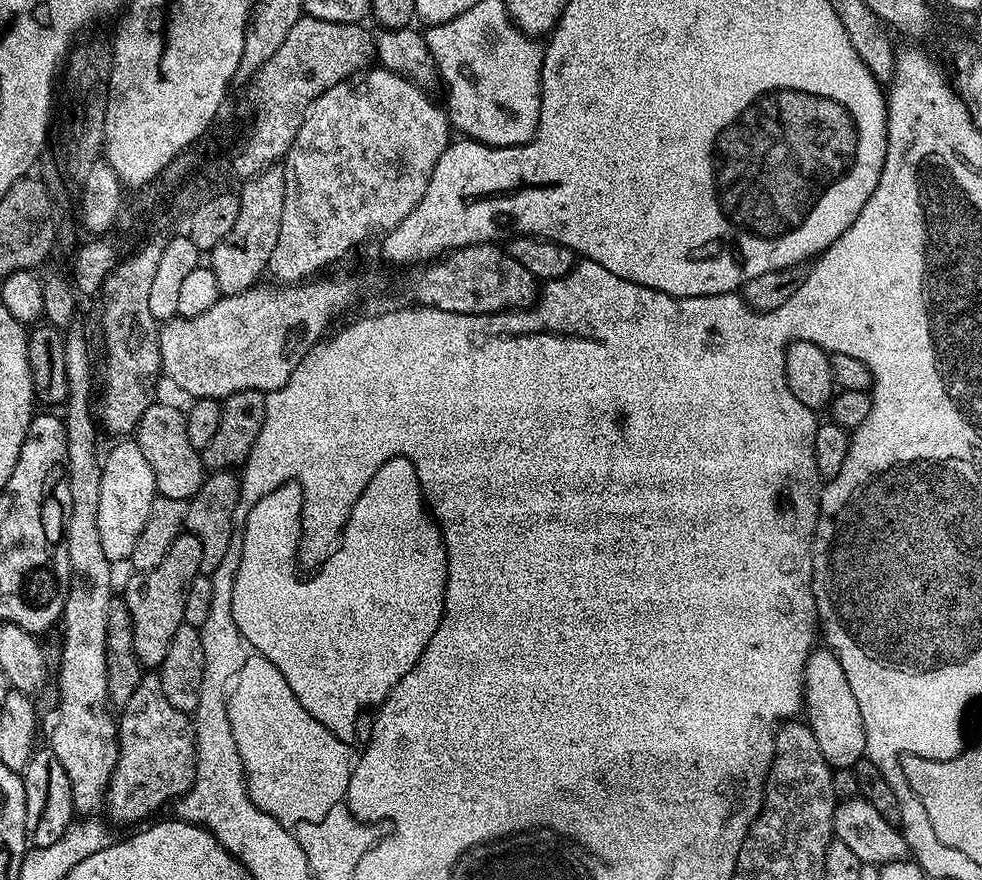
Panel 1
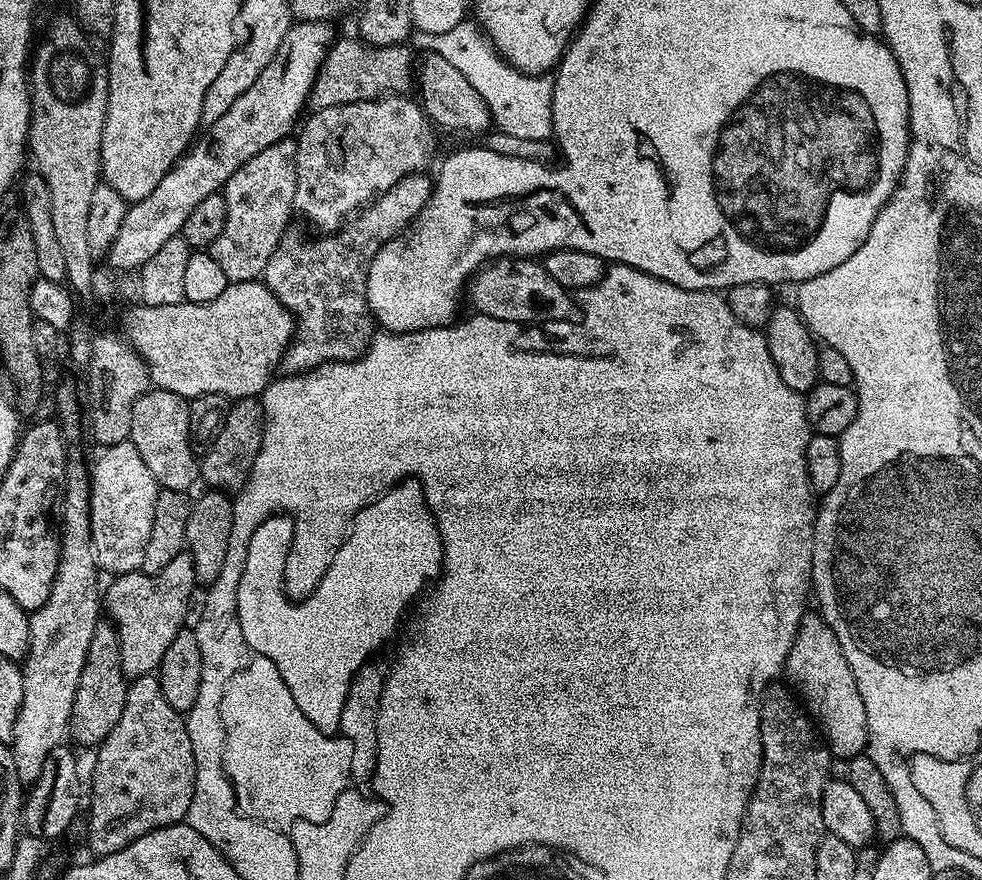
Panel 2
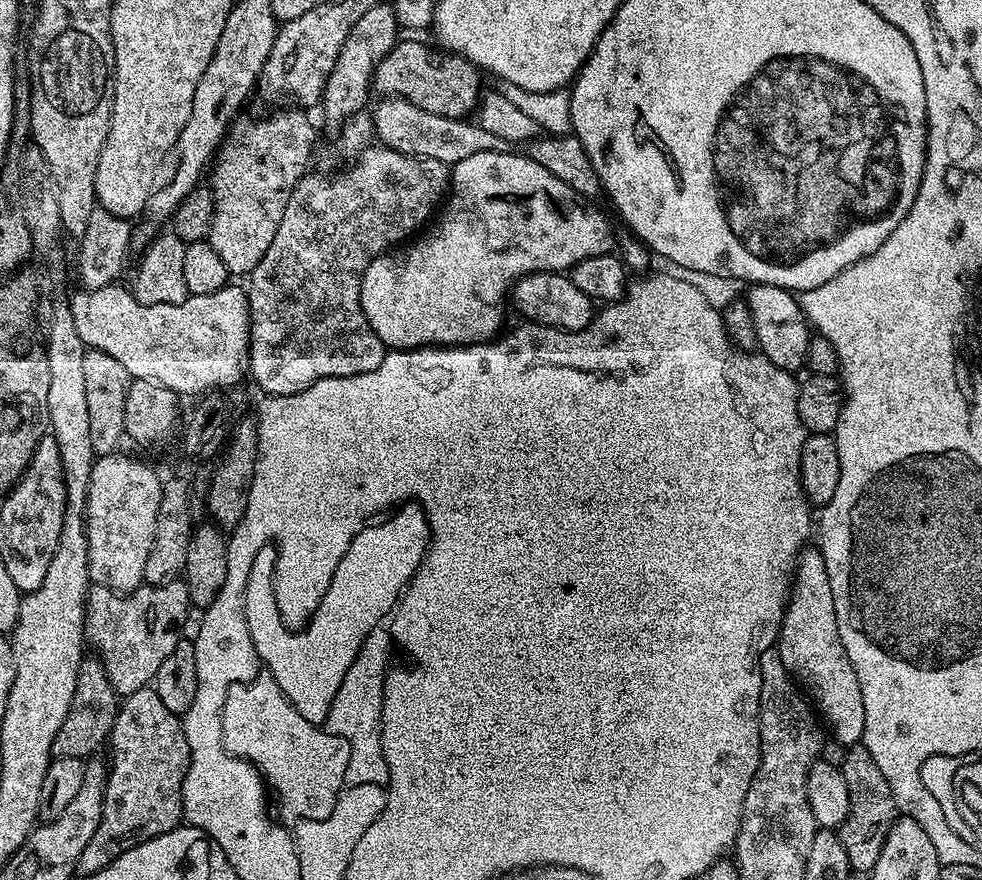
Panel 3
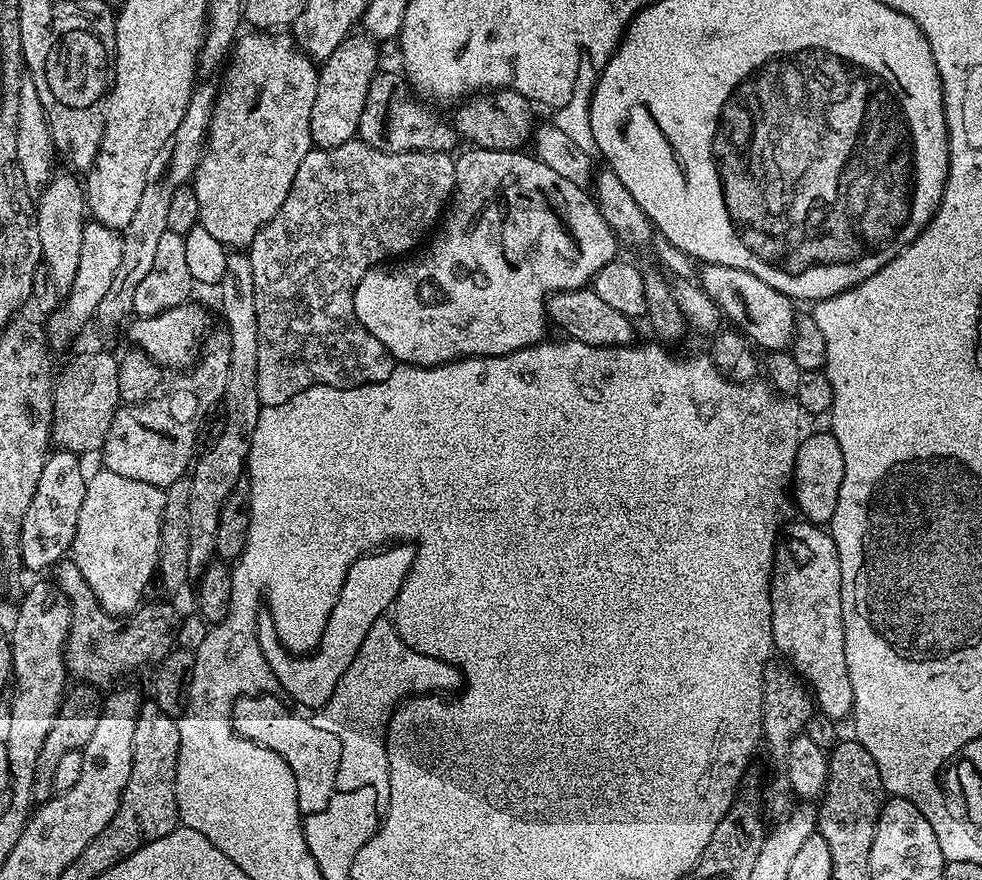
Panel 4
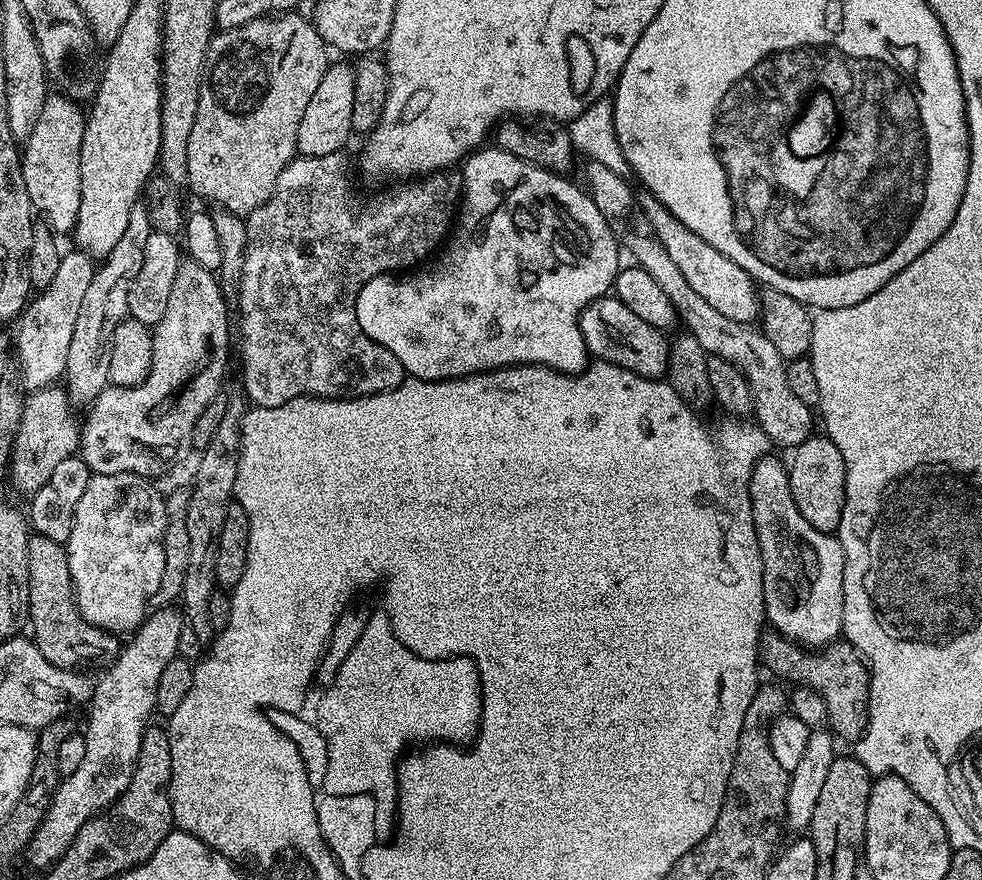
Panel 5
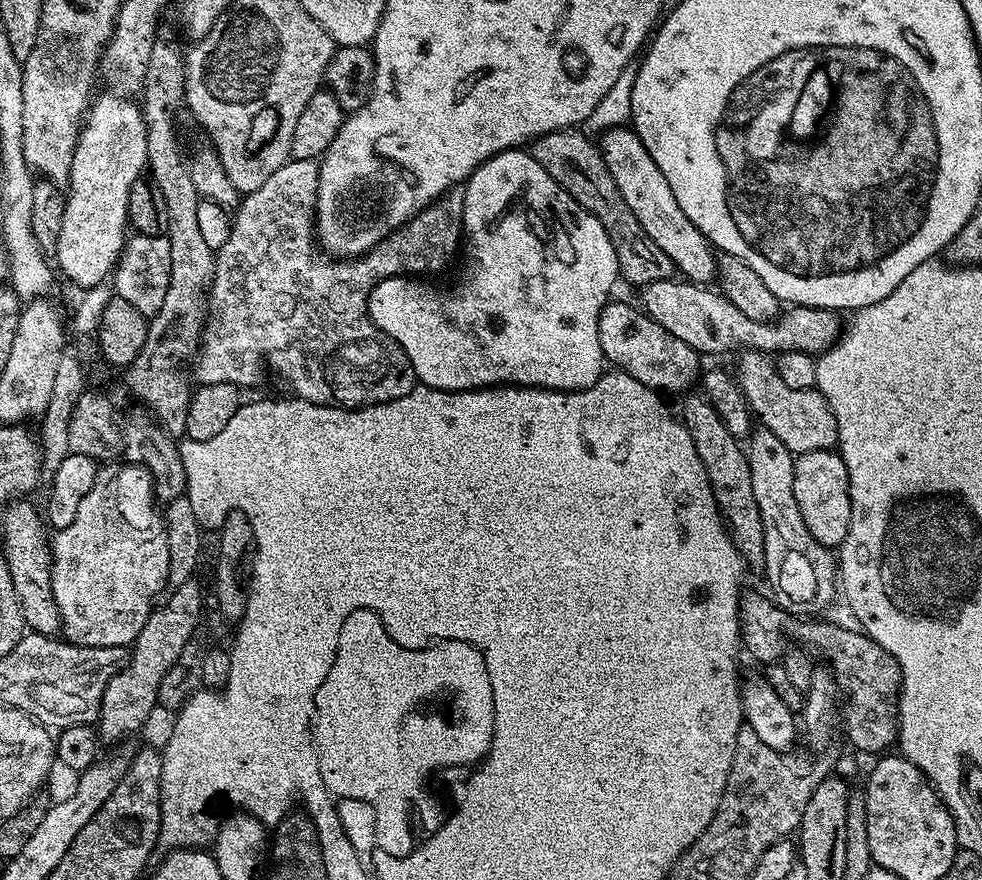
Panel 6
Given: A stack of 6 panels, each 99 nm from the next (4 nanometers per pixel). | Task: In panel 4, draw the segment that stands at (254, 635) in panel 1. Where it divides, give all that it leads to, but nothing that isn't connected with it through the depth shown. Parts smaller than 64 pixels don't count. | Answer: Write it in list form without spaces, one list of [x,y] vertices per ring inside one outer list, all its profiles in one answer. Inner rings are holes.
[[[397,542],[358,558],[346,574],[338,602],[334,602],[334,610],[330,610],[330,618],[319,646],[308,655],[288,652],[272,625],[272,613],[267,610],[257,611],[258,646],[262,646],[262,654],[270,666],[273,681],[294,703],[309,710],[317,710],[334,694],[339,678],[346,674],[350,662],[354,662],[354,654],[362,650],[362,642],[366,642],[370,626],[374,626],[374,622],[378,622],[392,608],[415,557],[416,549],[413,545]]]

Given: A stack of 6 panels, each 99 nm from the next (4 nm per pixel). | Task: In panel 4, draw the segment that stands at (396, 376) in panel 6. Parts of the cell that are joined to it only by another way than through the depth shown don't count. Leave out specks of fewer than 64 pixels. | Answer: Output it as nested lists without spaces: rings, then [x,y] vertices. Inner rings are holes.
[[[357,138],[337,148],[316,148],[308,152],[306,158],[302,158],[302,162],[298,166],[298,174],[294,174],[294,186],[290,186],[290,194],[286,194],[286,202],[282,202],[278,214],[274,214],[274,218],[270,218],[270,222],[266,222],[266,226],[258,229],[256,237],[252,239],[246,252],[254,270],[254,299],[258,324],[257,388],[258,398],[264,406],[278,406],[279,403],[286,402],[294,395],[301,394],[302,390],[306,390],[308,387],[352,388],[363,384],[382,382],[386,378],[390,378],[394,367],[392,355],[388,353],[386,346],[382,346],[382,342],[378,342],[378,338],[374,338],[374,334],[370,334],[366,330],[366,326],[362,326],[362,322],[354,310],[354,294],[358,290],[362,278],[372,268],[411,253],[413,251],[411,248],[420,239],[423,241],[437,227],[455,190],[456,160],[446,152],[383,152],[374,150],[369,144]]]

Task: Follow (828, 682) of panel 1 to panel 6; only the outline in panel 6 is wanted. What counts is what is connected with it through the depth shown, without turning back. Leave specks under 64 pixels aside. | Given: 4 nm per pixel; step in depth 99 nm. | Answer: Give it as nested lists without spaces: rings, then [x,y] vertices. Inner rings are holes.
[[[760,426],[747,437],[746,451],[750,462],[750,483],[754,486],[754,498],[760,507],[764,519],[764,567],[763,575],[768,575],[770,595],[783,612],[796,618],[808,618],[811,612],[820,612],[835,596],[838,596],[838,560],[833,549],[822,546],[806,530],[802,522],[802,510],[798,510],[798,501],[794,499],[794,454],[768,428]]]

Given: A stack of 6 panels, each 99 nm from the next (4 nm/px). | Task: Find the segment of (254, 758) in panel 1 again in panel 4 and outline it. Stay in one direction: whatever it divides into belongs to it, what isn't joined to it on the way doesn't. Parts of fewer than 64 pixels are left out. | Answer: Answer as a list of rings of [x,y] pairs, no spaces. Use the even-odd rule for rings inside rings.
[[[261,694],[259,696],[242,696],[232,705],[232,729],[239,736],[254,741],[255,744],[274,750],[288,763],[298,786],[298,802],[301,817],[314,818],[314,814],[322,814],[330,802],[332,793],[336,791],[335,778],[338,771],[342,746],[337,742],[323,744],[317,733],[312,730],[304,732],[300,740],[276,740],[280,732],[280,724],[276,721],[275,695]]]

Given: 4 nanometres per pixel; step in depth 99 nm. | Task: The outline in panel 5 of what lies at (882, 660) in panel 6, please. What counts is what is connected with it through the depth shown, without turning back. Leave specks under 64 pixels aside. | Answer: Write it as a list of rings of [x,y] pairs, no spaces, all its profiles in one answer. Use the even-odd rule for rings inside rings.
[[[768,630],[760,637],[759,663],[763,667],[765,664],[774,675],[781,676],[781,678],[776,677],[781,681],[794,680],[793,682],[813,688],[826,704],[828,711],[826,724],[833,733],[853,732],[853,734],[859,734],[867,726],[868,718],[863,711],[855,712],[854,709],[848,708],[848,704],[867,705],[868,693],[864,689],[867,689],[870,675],[867,663],[851,644],[837,642],[828,645],[823,650],[811,652],[779,631]],[[856,687],[860,687],[860,692],[856,692]]]

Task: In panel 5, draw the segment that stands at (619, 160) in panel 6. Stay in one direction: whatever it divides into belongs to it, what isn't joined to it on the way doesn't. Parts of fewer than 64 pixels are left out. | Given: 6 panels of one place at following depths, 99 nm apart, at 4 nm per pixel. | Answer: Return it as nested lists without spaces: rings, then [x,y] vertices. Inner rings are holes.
[[[641,195],[638,203],[646,218],[650,218],[650,226],[658,242],[666,246],[666,254],[670,254],[674,266],[678,266],[682,278],[690,282],[690,290],[694,290],[694,294],[706,298],[706,302],[710,302],[710,306],[714,306],[718,314],[723,314],[725,318],[734,318],[734,322],[752,324],[760,316],[760,293],[757,281],[752,279],[751,274],[742,270],[738,262],[726,258],[722,250],[714,250],[714,246],[710,246],[706,238],[698,238],[694,230],[682,226],[682,222],[678,222],[678,218],[674,218],[674,214],[670,214],[670,210],[666,210],[666,206],[662,206],[662,202],[658,202],[655,196]]]

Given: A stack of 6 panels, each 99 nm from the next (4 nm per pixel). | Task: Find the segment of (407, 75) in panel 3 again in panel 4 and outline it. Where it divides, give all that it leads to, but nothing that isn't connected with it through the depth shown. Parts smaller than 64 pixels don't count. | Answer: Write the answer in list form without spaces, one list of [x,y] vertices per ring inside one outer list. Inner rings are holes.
[[[498,88],[491,92],[485,90],[473,94],[459,105],[454,119],[454,127],[461,137],[469,140],[469,145],[485,148],[491,152],[519,152],[534,136],[532,124],[533,101],[512,88]]]

